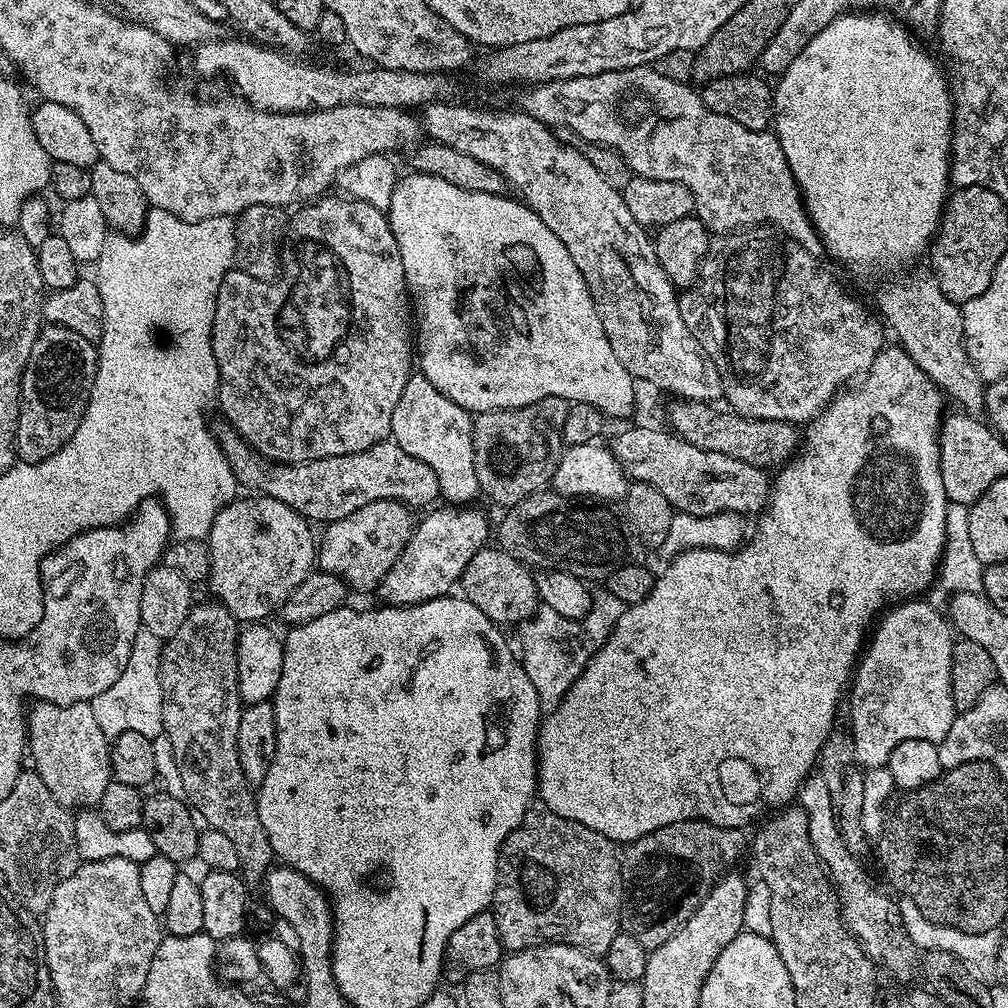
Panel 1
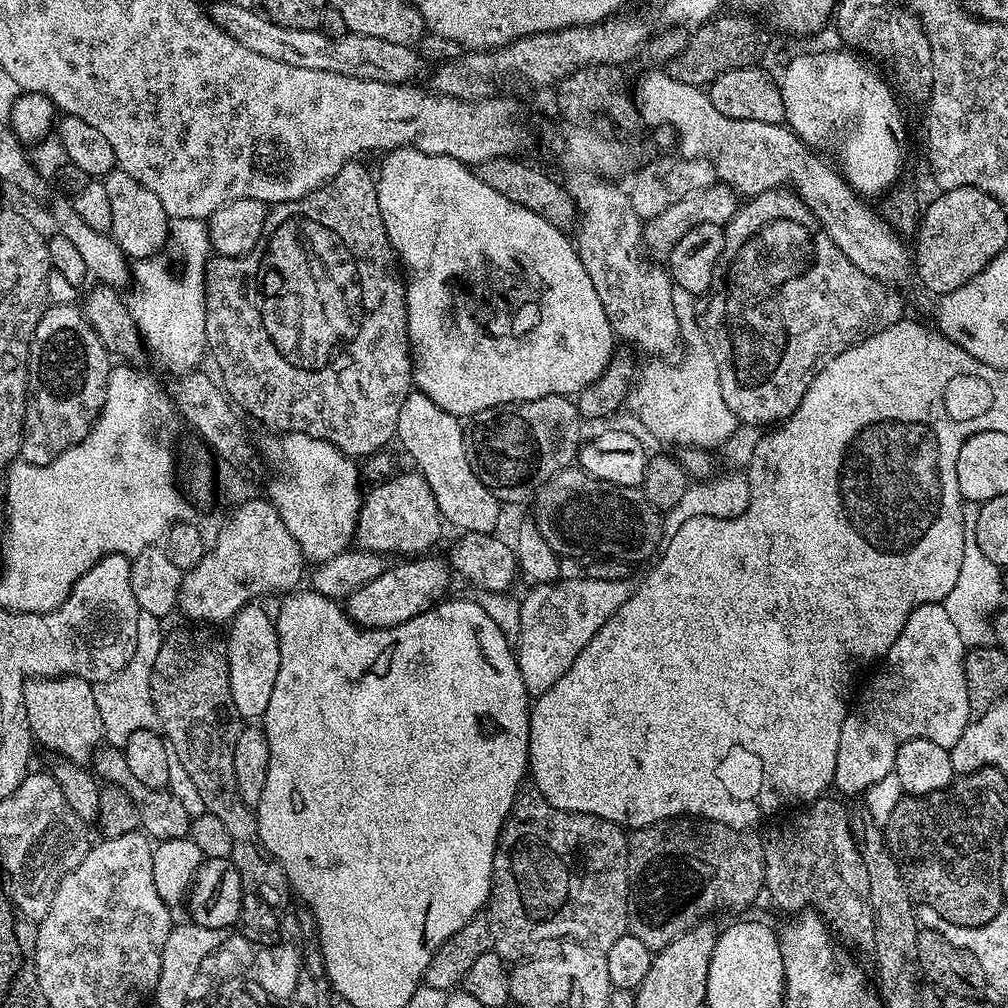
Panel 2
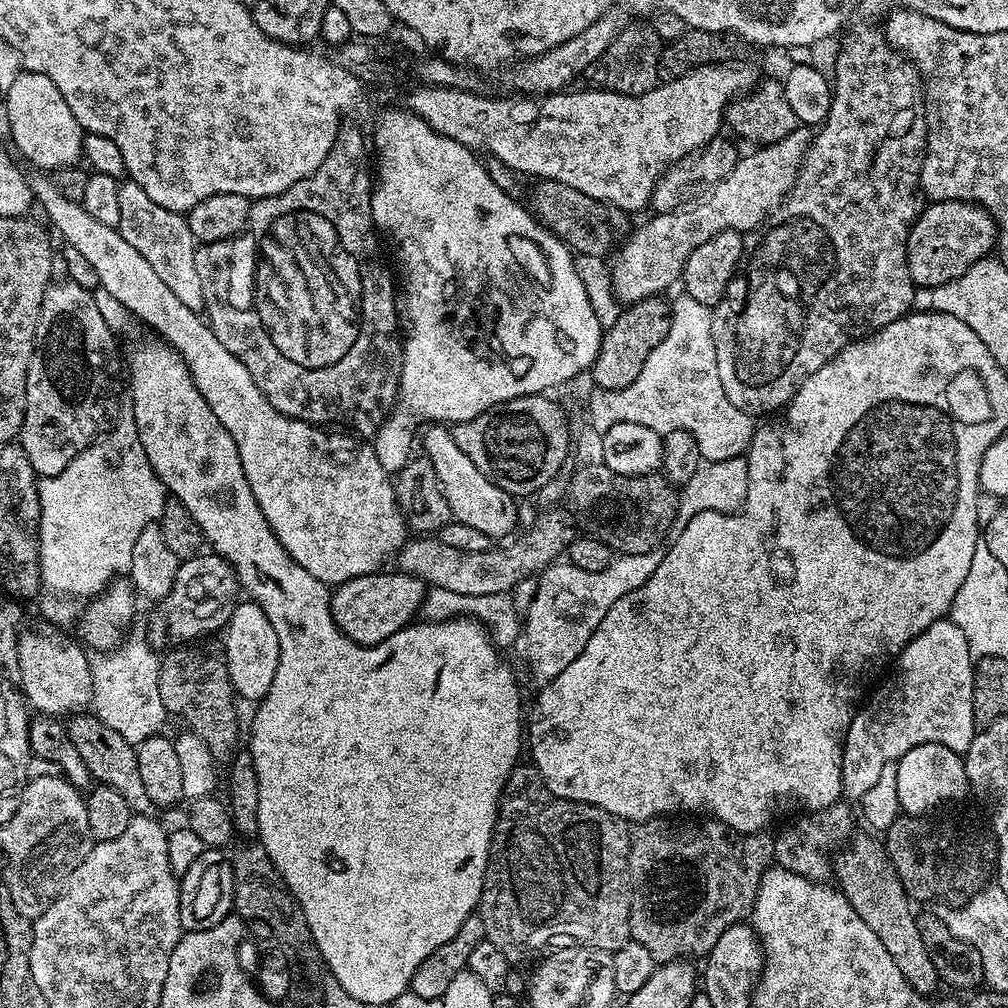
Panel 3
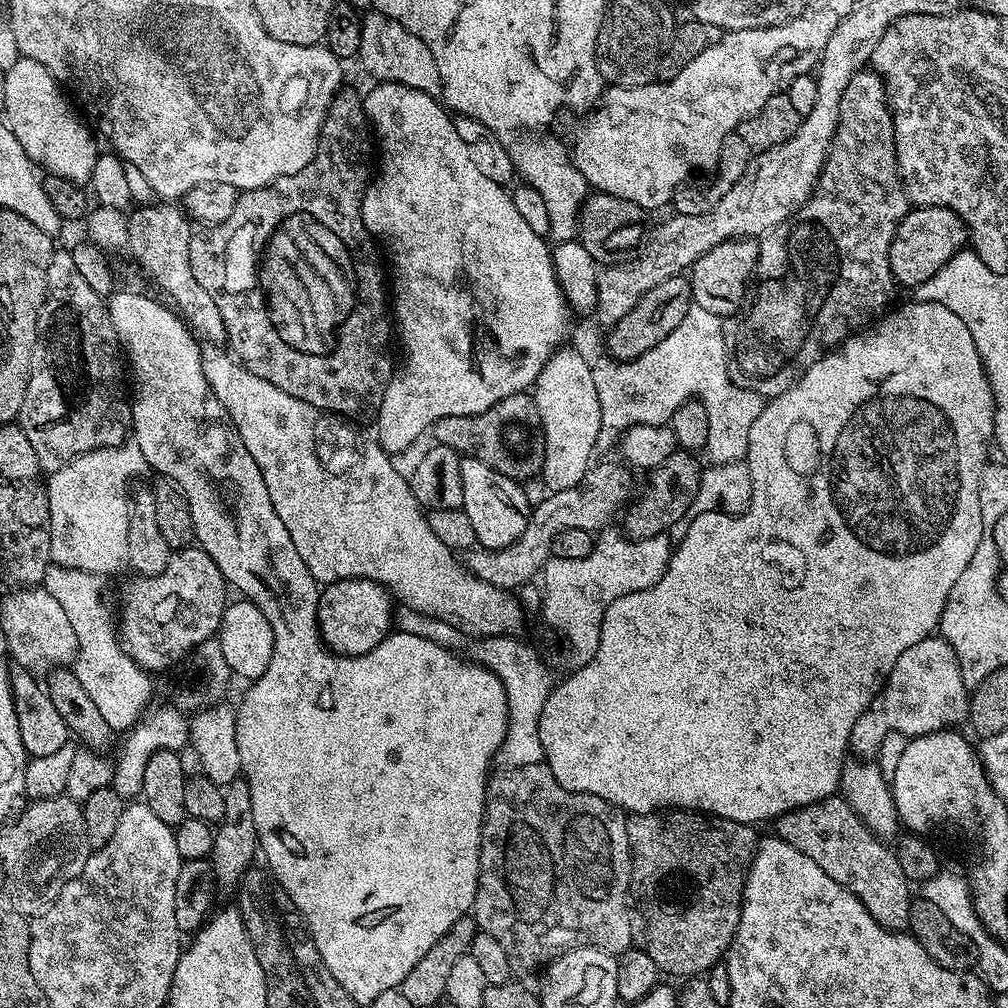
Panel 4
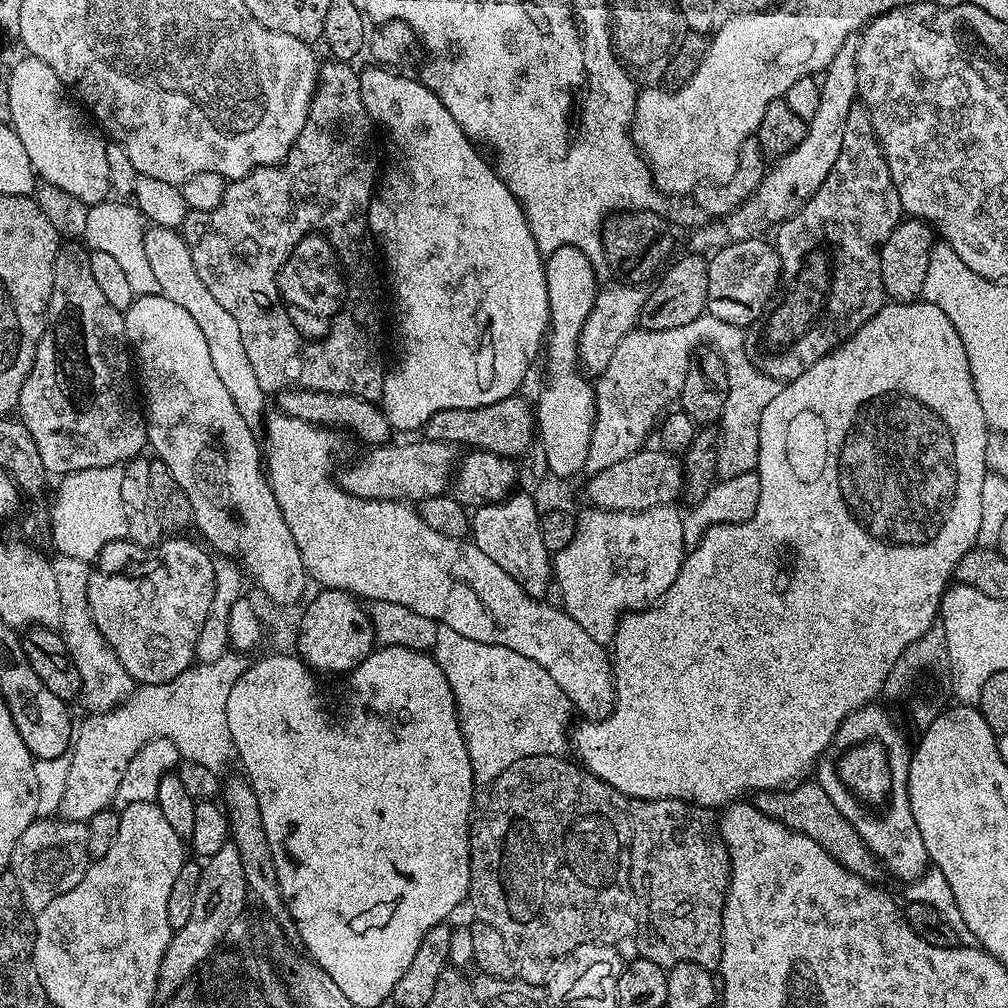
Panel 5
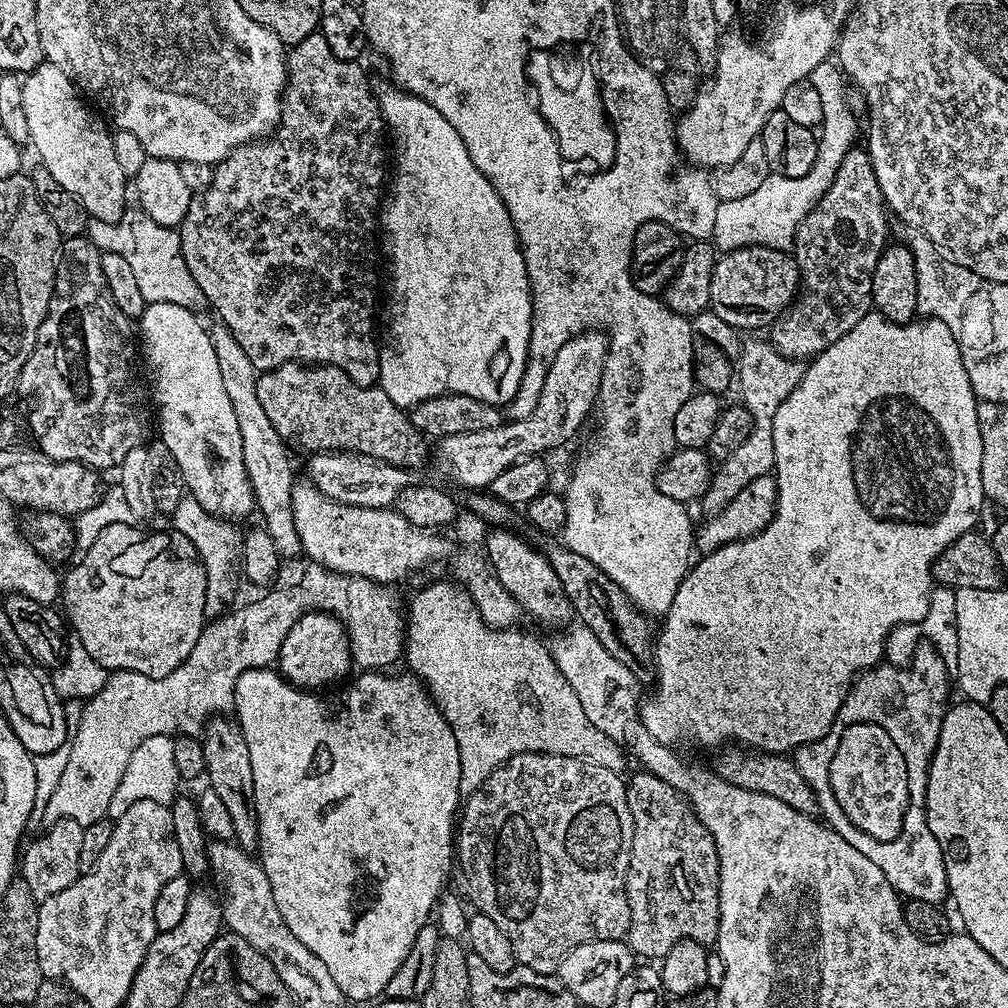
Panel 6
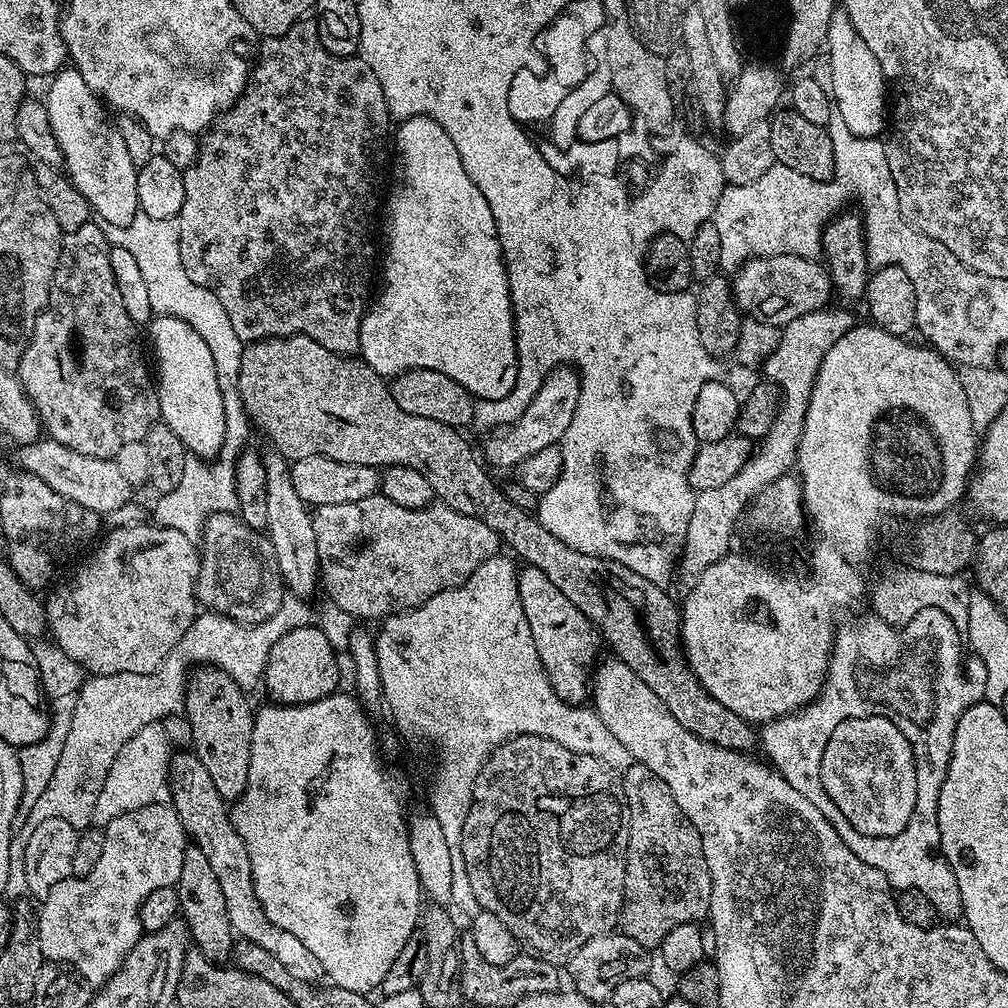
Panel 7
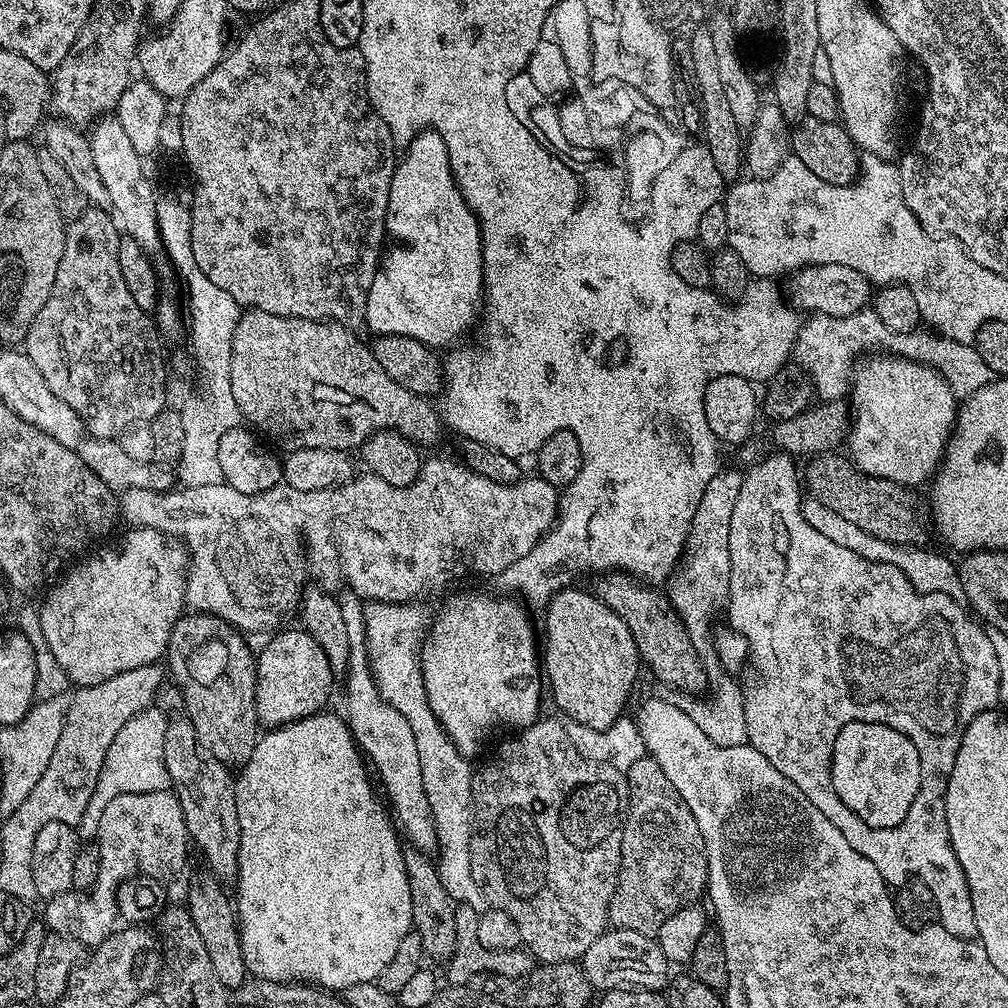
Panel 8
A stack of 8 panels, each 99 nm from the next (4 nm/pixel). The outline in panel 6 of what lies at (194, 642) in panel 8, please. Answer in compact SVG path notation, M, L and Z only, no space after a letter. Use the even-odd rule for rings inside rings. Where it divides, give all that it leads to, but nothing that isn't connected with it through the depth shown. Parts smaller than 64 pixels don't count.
M213 718L204 725L202 743L205 752L203 775L208 778L207 787L226 805L226 811L234 821L235 843L243 852L255 853L260 847L260 831L254 806L254 770L250 770L250 750L246 750L246 738L240 725L232 718Z

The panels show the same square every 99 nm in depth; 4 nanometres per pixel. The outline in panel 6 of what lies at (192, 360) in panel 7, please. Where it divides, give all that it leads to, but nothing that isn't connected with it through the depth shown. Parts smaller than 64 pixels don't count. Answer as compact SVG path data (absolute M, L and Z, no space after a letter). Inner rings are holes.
M158 302L157 304L147 305L144 313L138 319L138 340L142 345L142 360L148 363L148 372L152 375L152 388L150 384L150 396L156 399L156 404L160 407L160 432L158 439L174 454L174 462L178 462L178 470L184 479L185 489L190 493L191 499L198 501L208 512L215 512L221 518L231 518L233 521L240 522L243 516L248 516L257 511L256 499L250 486L250 478L246 470L244 461L244 443L242 442L242 430L238 430L238 418L234 415L234 405L231 404L226 389L222 386L222 374L218 370L218 354L214 354L212 337L207 327L200 325L200 320L196 317L197 313L191 308L174 306L174 302Z

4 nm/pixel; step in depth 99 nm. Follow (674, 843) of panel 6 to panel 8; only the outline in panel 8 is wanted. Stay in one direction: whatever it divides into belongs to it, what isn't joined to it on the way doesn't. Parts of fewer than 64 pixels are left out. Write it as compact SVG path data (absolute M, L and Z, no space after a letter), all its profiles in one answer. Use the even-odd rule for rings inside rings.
M646 754L627 772L628 816L624 820L620 872L616 875L614 898L610 902L608 923L612 928L625 928L647 936L659 932L662 922L679 908L696 902L708 886L708 855L686 802L662 774L662 766Z

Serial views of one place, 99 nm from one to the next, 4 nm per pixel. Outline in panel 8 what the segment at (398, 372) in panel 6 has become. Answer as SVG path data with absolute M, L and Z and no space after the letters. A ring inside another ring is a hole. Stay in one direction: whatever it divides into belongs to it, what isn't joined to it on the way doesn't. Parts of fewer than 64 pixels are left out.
M431 130L427 132L419 132L411 142L406 145L408 152L399 157L396 169L394 170L394 178L390 182L390 198L388 199L388 209L386 210L386 218L384 219L384 231L386 233L386 251L383 253L380 267L376 270L376 277L370 286L370 292L366 298L366 310L364 311L363 323L368 324L368 328L372 334L376 336L405 336L406 338L414 338L418 342L427 344L433 350L441 350L447 344L455 345L460 335L467 330L468 327L475 325L478 320L478 313L482 308L482 297L484 294L484 259L482 258L482 238L480 237L480 223L476 220L476 215L470 210L470 206L464 201L464 195L460 192L460 188L456 184L456 179L452 173L450 166L450 158L446 150L446 142L442 142L442 138L437 132Z

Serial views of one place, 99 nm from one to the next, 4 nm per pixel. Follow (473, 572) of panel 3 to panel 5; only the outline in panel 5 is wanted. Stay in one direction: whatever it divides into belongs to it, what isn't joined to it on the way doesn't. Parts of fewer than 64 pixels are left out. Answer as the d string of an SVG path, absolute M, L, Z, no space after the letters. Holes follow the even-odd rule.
M640 449L630 458L593 473L586 486L588 504L604 511L640 512L642 509L657 508L672 504L681 497L684 486L683 461L675 454L663 449Z

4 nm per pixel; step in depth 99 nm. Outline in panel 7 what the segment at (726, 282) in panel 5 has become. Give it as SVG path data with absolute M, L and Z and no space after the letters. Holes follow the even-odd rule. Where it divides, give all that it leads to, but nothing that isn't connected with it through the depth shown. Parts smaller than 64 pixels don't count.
M778 254L748 260L736 269L730 280L736 306L756 322L783 326L825 307L833 299L832 278L819 259L794 254Z

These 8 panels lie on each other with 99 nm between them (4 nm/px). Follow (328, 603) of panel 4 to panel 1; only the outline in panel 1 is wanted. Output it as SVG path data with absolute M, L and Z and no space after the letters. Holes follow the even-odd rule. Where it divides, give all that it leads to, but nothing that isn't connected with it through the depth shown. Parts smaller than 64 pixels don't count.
M436 506L429 516L420 516L410 542L398 554L394 566L380 579L379 603L405 608L447 596L459 585L460 576L470 566L470 558L489 543L488 516L477 506Z

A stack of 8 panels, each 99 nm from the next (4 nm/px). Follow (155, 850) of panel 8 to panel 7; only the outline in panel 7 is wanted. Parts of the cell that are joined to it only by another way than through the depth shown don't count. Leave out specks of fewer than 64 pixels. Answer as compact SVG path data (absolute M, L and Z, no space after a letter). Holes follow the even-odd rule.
M171 803L142 806L130 810L103 829L105 842L102 856L86 877L69 876L58 882L54 890L44 895L38 904L36 931L40 938L40 949L48 962L63 964L72 969L85 985L105 984L130 954L140 940L140 903L159 888L171 888L182 874L182 858L186 847L184 827Z

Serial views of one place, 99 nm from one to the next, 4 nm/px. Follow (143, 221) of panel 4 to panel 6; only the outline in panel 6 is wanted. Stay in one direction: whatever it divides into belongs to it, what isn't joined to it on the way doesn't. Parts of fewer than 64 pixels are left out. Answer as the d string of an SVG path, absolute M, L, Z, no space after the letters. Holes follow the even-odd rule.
M216 322L210 328L214 354L218 354L218 370L222 374L222 386L226 389L231 404L234 405L234 415L238 418L238 430L242 430L244 443L244 461L250 478L252 493L256 499L258 516L261 516L262 527L269 532L274 546L281 558L300 556L302 549L298 530L294 530L294 514L292 513L292 468L288 465L289 445L274 430L262 401L258 398L256 385L257 370L246 358L246 350L238 346L238 338L224 324Z

